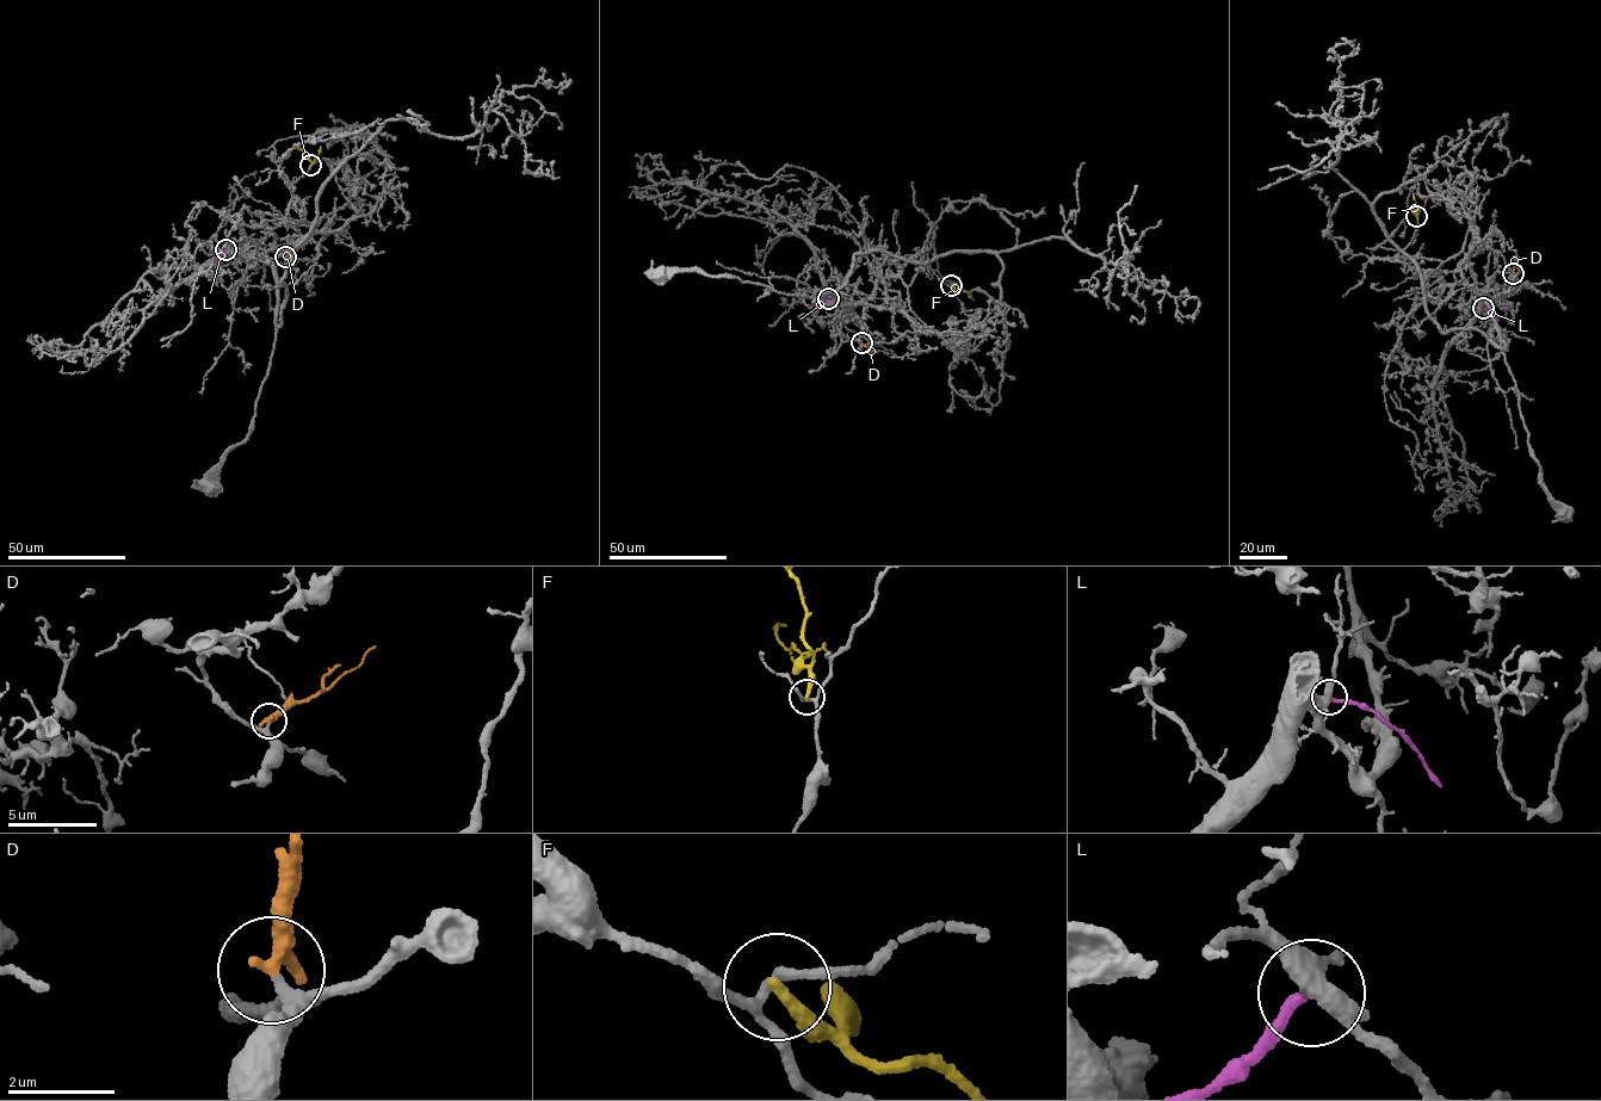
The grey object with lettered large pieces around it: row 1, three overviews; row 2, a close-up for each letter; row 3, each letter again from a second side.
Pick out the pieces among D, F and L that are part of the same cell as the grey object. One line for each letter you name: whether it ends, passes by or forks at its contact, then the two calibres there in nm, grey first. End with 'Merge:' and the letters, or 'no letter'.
D: it ends there; 200 nm thick on the grey side, 360 nm on the other
Merge: D

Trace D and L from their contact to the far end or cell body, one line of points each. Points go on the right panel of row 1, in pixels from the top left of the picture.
D: (1513, 273), (1514, 255)
L: (1483, 309), (1498, 320)

